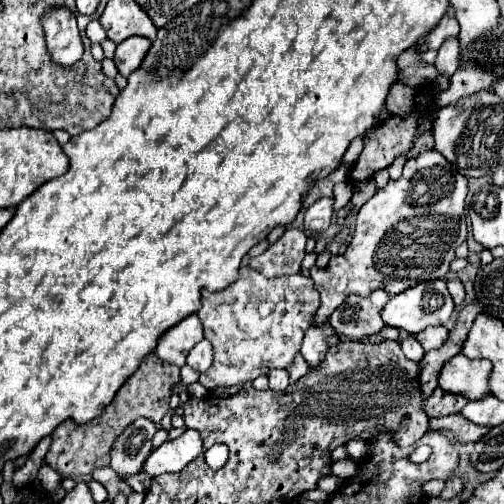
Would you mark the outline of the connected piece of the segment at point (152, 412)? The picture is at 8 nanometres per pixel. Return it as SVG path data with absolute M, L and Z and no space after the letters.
M148 354L140 362L140 368L122 384L122 388L118 390L114 400L106 406L106 410L102 412L100 418L96 418L88 424L74 424L72 420L66 420L52 432L52 444L50 444L50 450L44 458L44 462L50 468L54 468L62 478L86 476L86 474L92 474L92 470L96 470L96 468L108 466L114 440L136 418L144 416L144 418L150 418L152 422L160 424L160 420L170 410L168 398L172 396L172 388L176 384L180 384L180 368L158 360L154 354Z

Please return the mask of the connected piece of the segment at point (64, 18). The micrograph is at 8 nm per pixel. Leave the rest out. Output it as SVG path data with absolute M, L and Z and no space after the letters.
M64 8L48 12L42 18L42 26L46 32L48 52L52 54L54 62L62 66L70 66L78 62L78 58L82 58L84 48L82 48L76 18L72 16L72 12Z

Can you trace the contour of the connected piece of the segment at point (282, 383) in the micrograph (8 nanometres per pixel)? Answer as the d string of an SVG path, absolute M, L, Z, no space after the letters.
M270 370L268 378L272 390L284 390L288 386L288 370Z

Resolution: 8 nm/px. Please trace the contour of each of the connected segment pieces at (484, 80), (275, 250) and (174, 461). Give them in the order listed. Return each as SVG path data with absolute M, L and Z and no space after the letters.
M468 62L462 70L452 74L448 90L434 96L434 106L444 108L450 104L456 104L462 96L486 90L494 80L496 80L496 74L490 74L488 70L480 70L480 66Z
M288 228L278 238L278 242L270 244L270 248L264 254L248 258L248 266L260 274L266 274L266 278L298 274L300 262L306 254L304 246L306 234L298 228Z
M188 428L182 436L162 444L160 448L156 448L152 452L150 458L146 460L144 472L150 474L152 478L156 478L160 474L168 474L168 472L180 472L202 452L204 452L204 448L202 448L200 434L196 430Z

